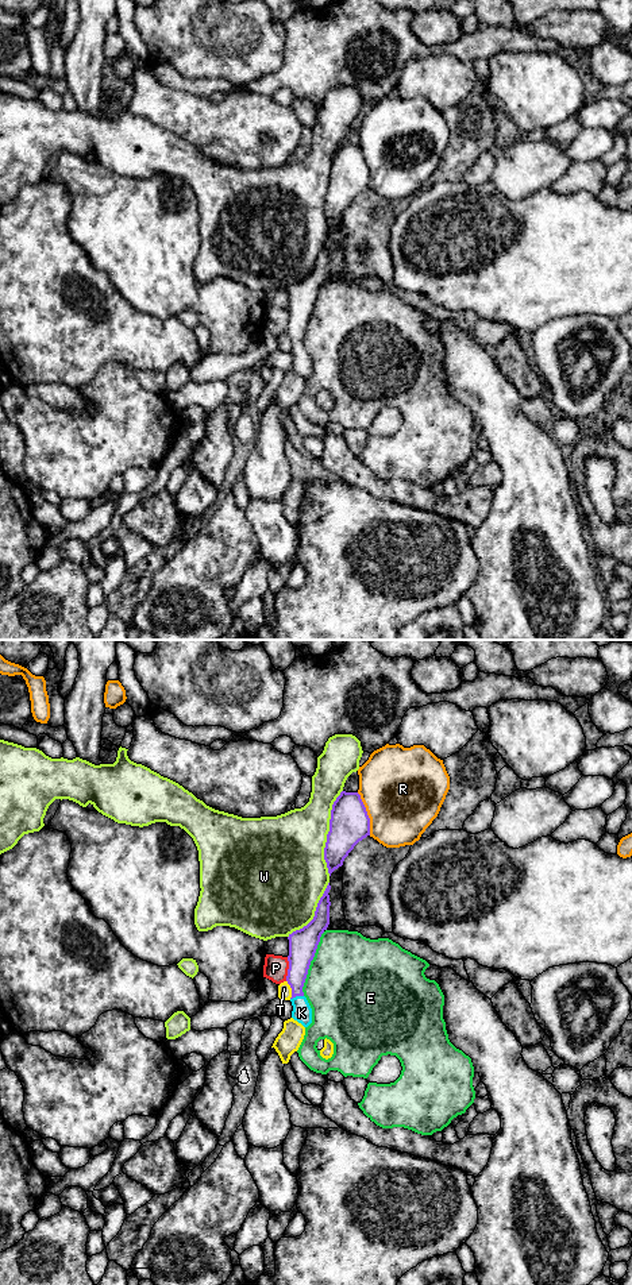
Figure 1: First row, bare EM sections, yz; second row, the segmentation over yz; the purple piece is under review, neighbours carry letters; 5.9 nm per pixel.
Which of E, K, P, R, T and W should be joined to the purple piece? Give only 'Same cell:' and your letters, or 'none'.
Same cell: K

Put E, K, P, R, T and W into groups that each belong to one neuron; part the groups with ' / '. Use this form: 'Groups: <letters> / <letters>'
Groups: E / K / P / R / T / W

